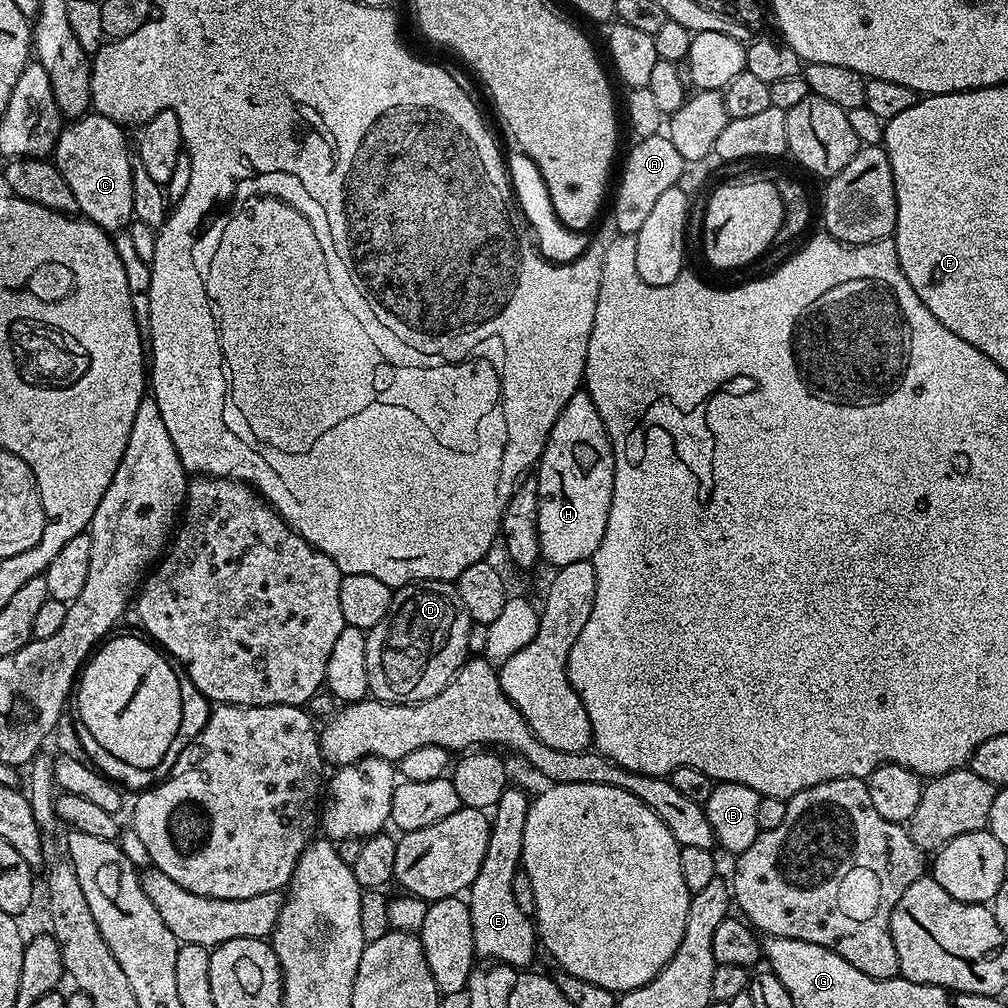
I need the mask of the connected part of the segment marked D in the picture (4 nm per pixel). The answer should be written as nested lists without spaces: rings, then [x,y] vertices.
[[[417,580],[404,585],[403,588],[395,589],[390,602],[390,610],[386,610],[386,618],[382,618],[382,622],[378,622],[378,626],[367,629],[366,632],[366,682],[369,693],[375,699],[383,700],[385,704],[421,704],[423,700],[434,698],[434,694],[441,692],[456,677],[457,670],[464,665],[465,660],[469,659],[470,653],[467,643],[470,639],[473,623],[466,606],[462,606],[460,589],[455,583],[447,580]]]

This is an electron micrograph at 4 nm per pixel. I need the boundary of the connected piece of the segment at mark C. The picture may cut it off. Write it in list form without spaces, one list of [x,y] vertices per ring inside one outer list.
[[[85,114],[69,126],[61,127],[60,137],[56,139],[54,163],[56,169],[66,178],[70,190],[74,190],[74,198],[78,202],[83,219],[91,220],[103,232],[116,234],[116,231],[127,229],[132,223],[132,207],[134,206],[134,186],[132,185],[132,162],[130,140],[124,137],[125,129],[116,121],[99,114]]]

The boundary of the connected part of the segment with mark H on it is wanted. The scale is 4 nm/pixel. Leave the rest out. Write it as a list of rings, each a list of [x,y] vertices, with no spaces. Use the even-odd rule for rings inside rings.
[[[581,390],[574,393],[570,398],[570,402],[566,402],[566,406],[558,414],[558,418],[548,435],[546,446],[540,455],[539,465],[534,472],[534,479],[538,490],[538,546],[540,547],[540,560],[543,563],[552,564],[553,569],[570,566],[570,562],[591,560],[598,550],[598,542],[602,542],[602,534],[606,534],[606,518],[610,514],[610,502],[614,490],[614,454],[612,453],[612,437],[609,436],[606,426],[602,422],[602,418],[598,414],[594,402],[589,398],[587,391]]]

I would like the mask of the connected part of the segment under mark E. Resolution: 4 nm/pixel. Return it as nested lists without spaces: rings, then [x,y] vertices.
[[[510,786],[498,798],[490,816],[490,842],[482,870],[474,878],[472,887],[466,893],[470,910],[470,926],[474,932],[474,946],[477,957],[489,956],[489,961],[511,964],[517,970],[524,970],[538,952],[538,937],[533,917],[514,902],[514,878],[521,871],[520,851],[522,830],[526,830],[526,814],[530,796],[522,789]]]

